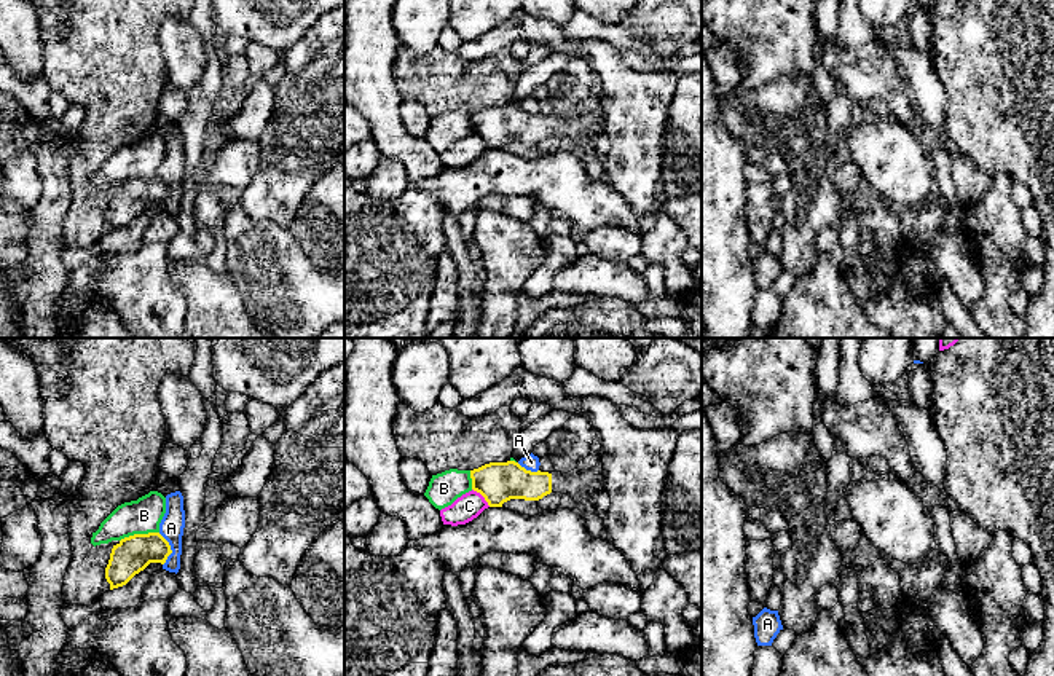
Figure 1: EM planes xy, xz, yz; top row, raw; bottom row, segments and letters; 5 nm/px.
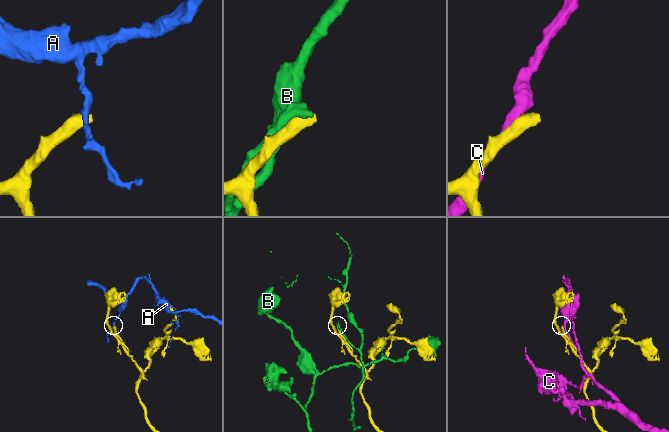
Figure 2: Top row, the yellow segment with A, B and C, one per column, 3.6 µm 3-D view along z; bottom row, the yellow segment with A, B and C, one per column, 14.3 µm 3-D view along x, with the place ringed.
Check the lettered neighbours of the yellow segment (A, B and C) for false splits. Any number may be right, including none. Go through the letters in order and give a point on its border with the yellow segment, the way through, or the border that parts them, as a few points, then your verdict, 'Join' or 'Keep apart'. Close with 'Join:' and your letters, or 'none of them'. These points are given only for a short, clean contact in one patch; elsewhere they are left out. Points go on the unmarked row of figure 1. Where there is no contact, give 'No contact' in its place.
A: Touches yellow at xy (169, 192). Keep apart
B: Touches yellow at xy (139, 177). Keep apart
C: Touches yellow at xz (482, 137). Keep apart
Join: none of them

